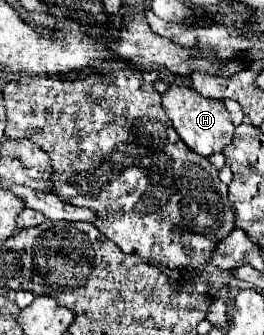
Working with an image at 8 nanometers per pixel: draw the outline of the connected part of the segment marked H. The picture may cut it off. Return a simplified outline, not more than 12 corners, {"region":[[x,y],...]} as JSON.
{"region":[[193,88],[163,94],[173,128],[201,156],[231,144],[235,126],[219,100]]}

